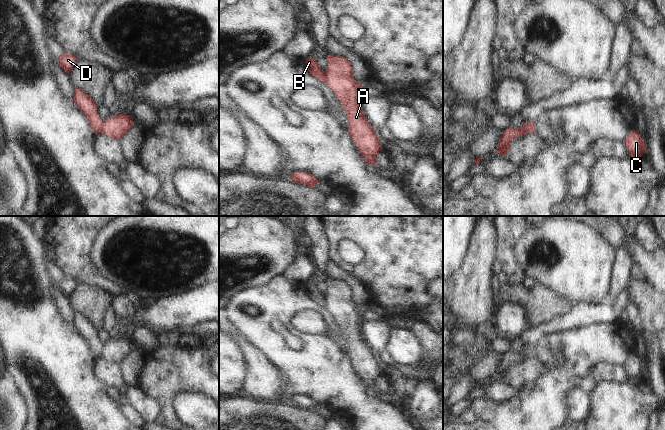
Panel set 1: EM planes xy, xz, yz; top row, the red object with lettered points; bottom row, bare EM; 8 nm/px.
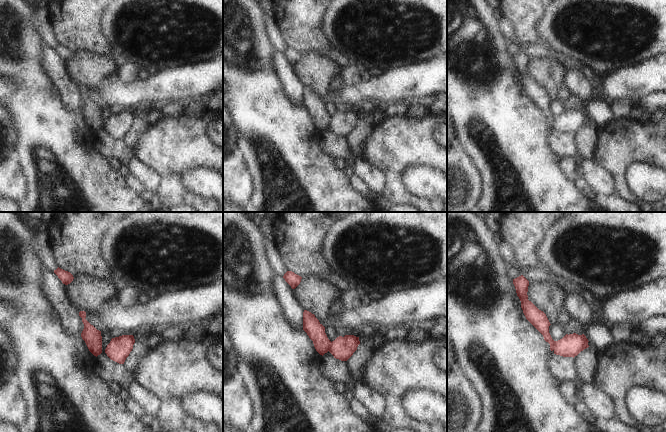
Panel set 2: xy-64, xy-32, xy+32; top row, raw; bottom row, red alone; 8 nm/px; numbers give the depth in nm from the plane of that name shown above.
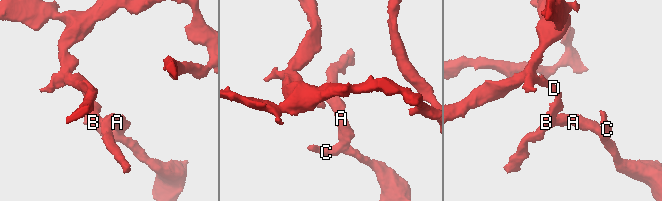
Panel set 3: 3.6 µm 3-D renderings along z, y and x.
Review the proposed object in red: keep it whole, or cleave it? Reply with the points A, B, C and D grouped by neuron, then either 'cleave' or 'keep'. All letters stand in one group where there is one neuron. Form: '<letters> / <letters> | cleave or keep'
A C / B D | cleave

